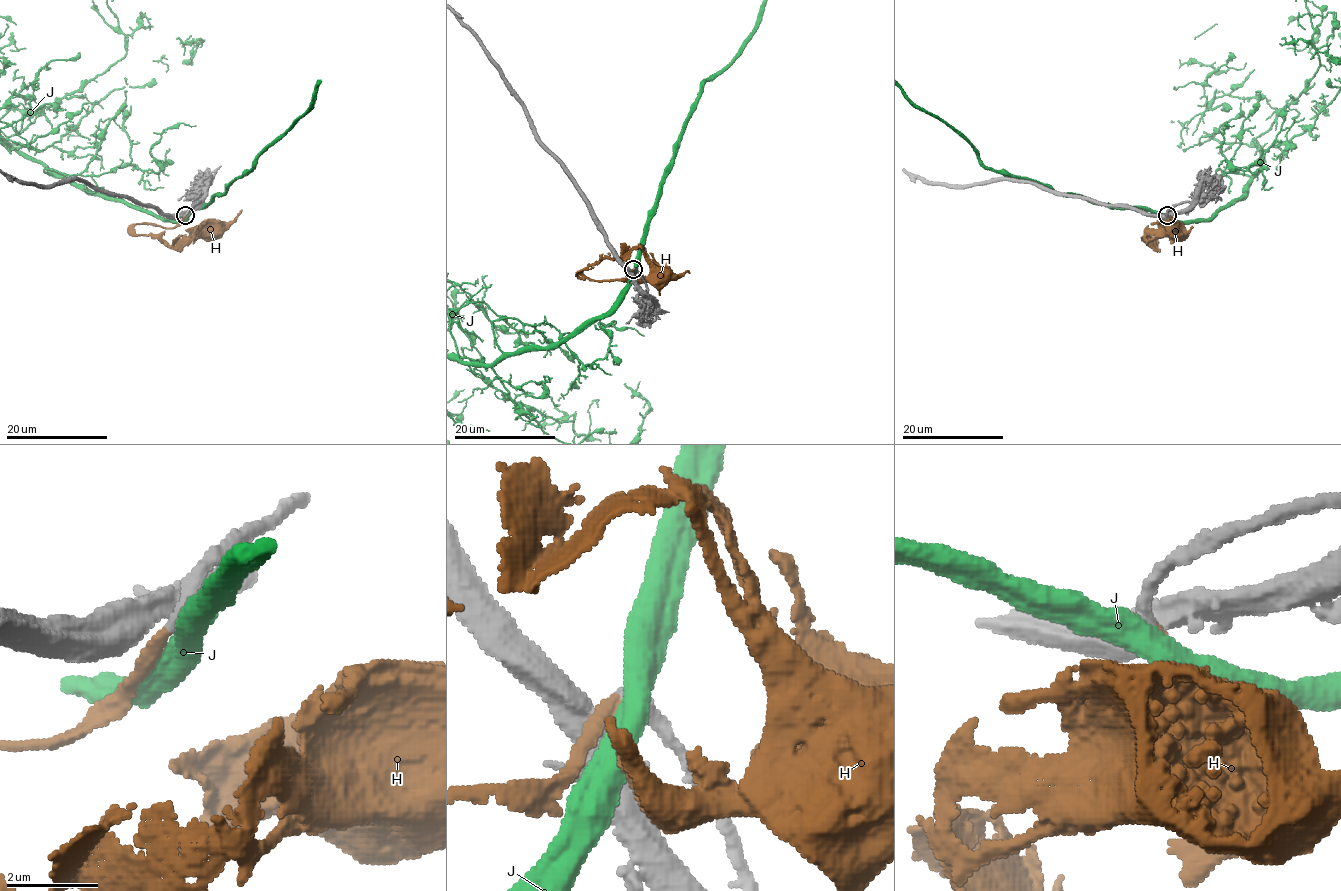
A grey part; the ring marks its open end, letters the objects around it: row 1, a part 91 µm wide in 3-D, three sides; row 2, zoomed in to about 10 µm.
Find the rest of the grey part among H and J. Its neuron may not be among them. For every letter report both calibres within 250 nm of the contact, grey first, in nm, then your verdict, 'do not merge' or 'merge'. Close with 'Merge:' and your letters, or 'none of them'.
H: 240/280 nm | merge
J: 240/550 nm | do not merge
Merge: H

